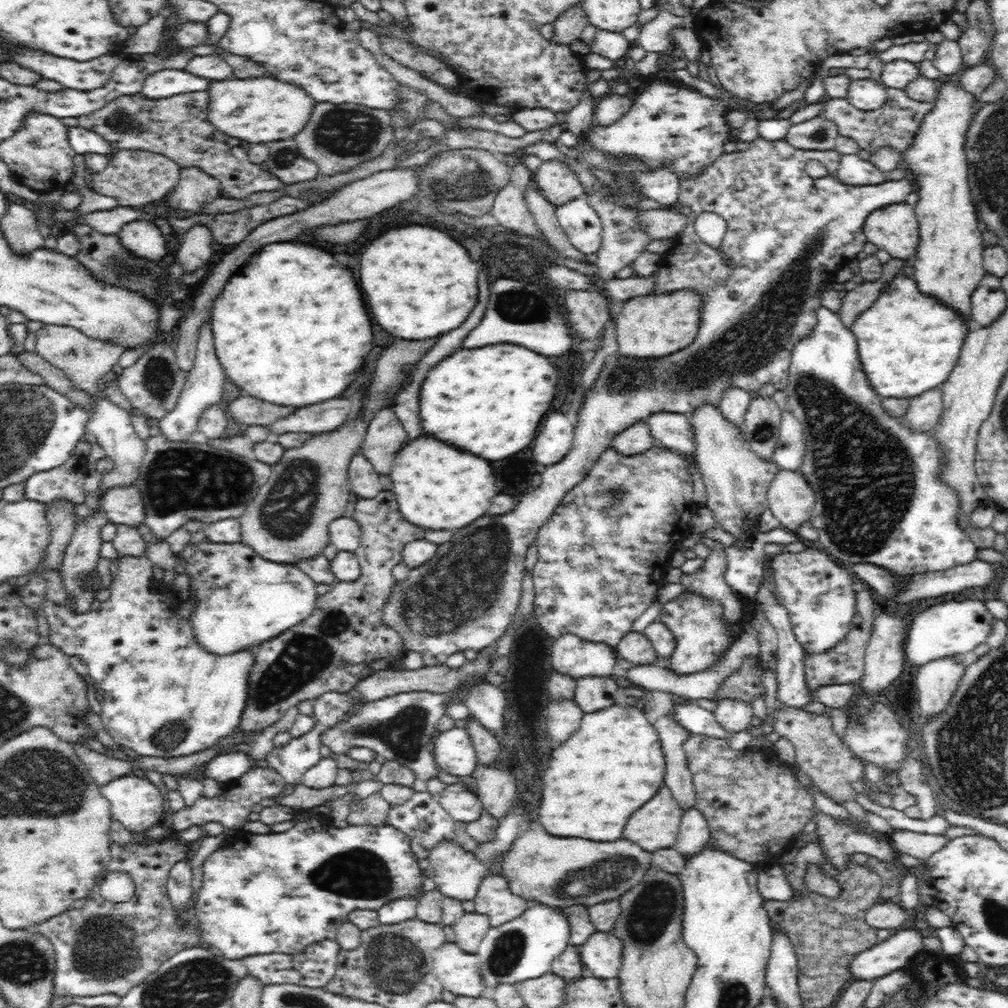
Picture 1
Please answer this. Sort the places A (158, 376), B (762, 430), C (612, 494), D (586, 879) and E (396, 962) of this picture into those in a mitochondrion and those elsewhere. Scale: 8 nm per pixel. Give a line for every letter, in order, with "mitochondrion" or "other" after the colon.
A: mitochondrion
B: mitochondrion
C: mitochondrion
D: mitochondrion
E: mitochondrion

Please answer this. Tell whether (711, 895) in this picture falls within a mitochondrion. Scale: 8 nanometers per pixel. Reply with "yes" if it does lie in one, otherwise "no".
no

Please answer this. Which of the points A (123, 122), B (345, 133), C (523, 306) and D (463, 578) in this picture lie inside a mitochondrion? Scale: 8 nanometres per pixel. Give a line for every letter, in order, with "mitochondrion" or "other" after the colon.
A: mitochondrion
B: mitochondrion
C: mitochondrion
D: mitochondrion

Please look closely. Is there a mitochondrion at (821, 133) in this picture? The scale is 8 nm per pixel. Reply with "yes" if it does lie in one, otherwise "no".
yes

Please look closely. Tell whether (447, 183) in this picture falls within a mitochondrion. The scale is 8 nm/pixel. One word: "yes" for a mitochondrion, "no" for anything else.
yes

